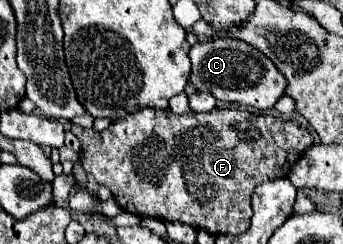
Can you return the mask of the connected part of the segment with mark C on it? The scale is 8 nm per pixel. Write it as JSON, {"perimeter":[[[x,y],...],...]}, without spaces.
{"perimeter":[[[208,39],[190,49],[192,75],[190,81],[198,91],[208,91],[220,101],[244,103],[256,109],[270,109],[286,93],[286,77],[278,67],[258,49],[244,41],[230,39]]]}

